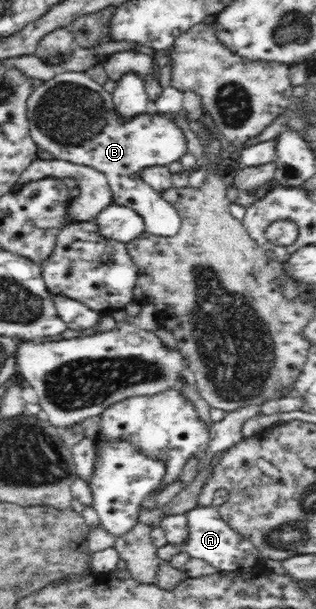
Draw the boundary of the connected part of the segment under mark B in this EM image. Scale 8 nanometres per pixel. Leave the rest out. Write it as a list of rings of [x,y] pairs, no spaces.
[[[63,71],[52,79],[34,86],[32,94],[26,100],[26,112],[28,112],[28,121],[30,121],[30,134],[40,152],[46,150],[56,160],[91,166],[102,172],[112,189],[112,203],[126,205],[138,212],[144,219],[146,235],[174,236],[178,234],[181,226],[181,216],[178,211],[164,198],[162,191],[154,190],[140,177],[140,172],[144,168],[156,165],[168,166],[180,160],[188,152],[184,132],[169,119],[168,115],[157,113],[146,115],[142,112],[130,120],[123,120],[116,114],[112,95],[88,74],[78,71]]]

